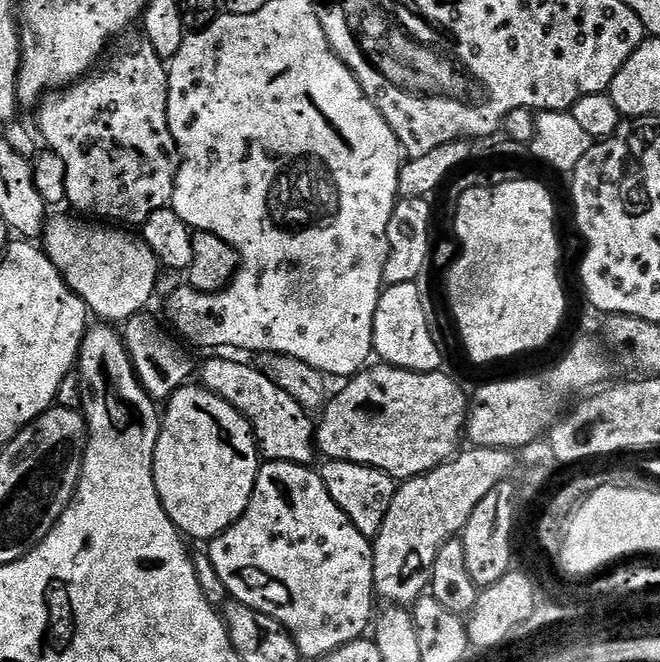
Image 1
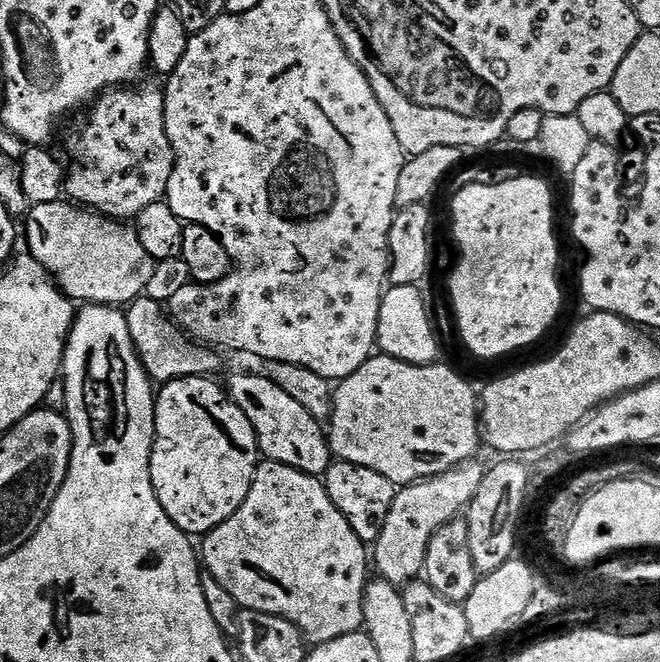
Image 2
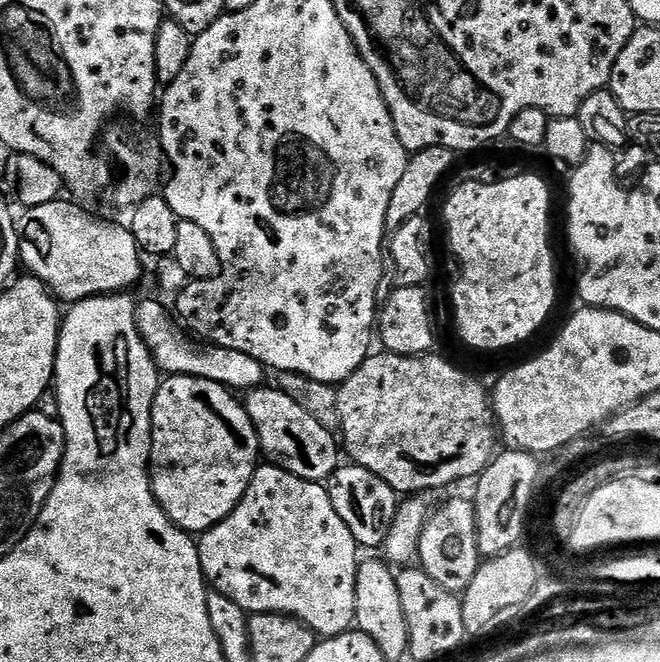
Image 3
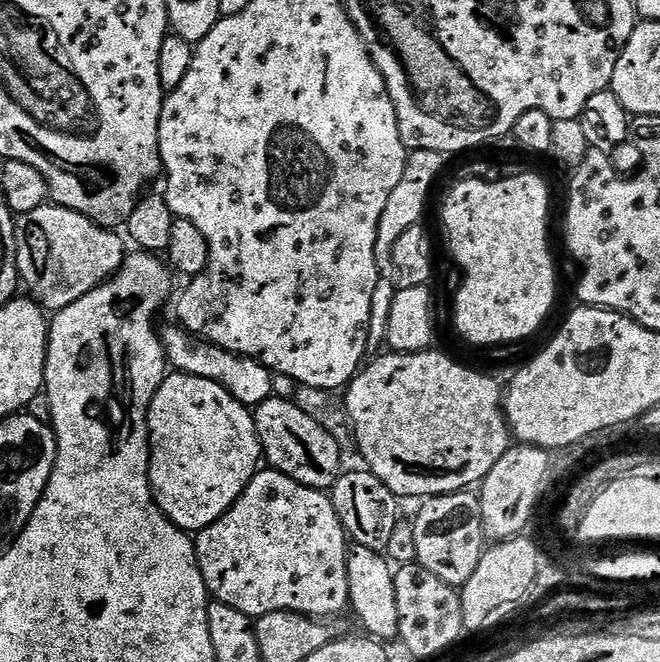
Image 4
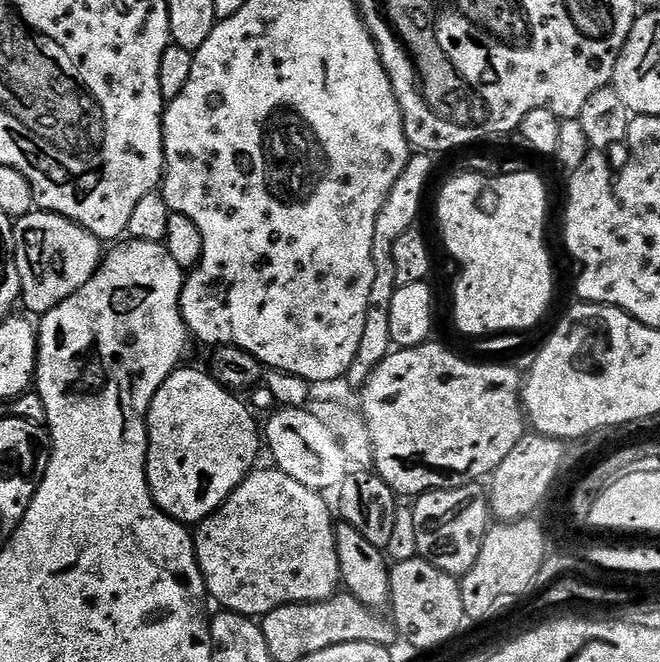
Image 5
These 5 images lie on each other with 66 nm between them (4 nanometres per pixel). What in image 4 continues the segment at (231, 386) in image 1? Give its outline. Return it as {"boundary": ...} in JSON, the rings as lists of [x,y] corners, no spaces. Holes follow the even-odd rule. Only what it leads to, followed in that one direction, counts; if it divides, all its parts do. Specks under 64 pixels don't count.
{"boundary":[[[273,394],[268,400],[262,401],[254,408],[256,418],[256,433],[260,439],[260,451],[263,459],[268,460],[273,469],[298,482],[302,486],[331,489],[336,477],[342,471],[340,452],[342,446],[310,414],[306,414],[291,399],[279,400],[279,395]]]}

